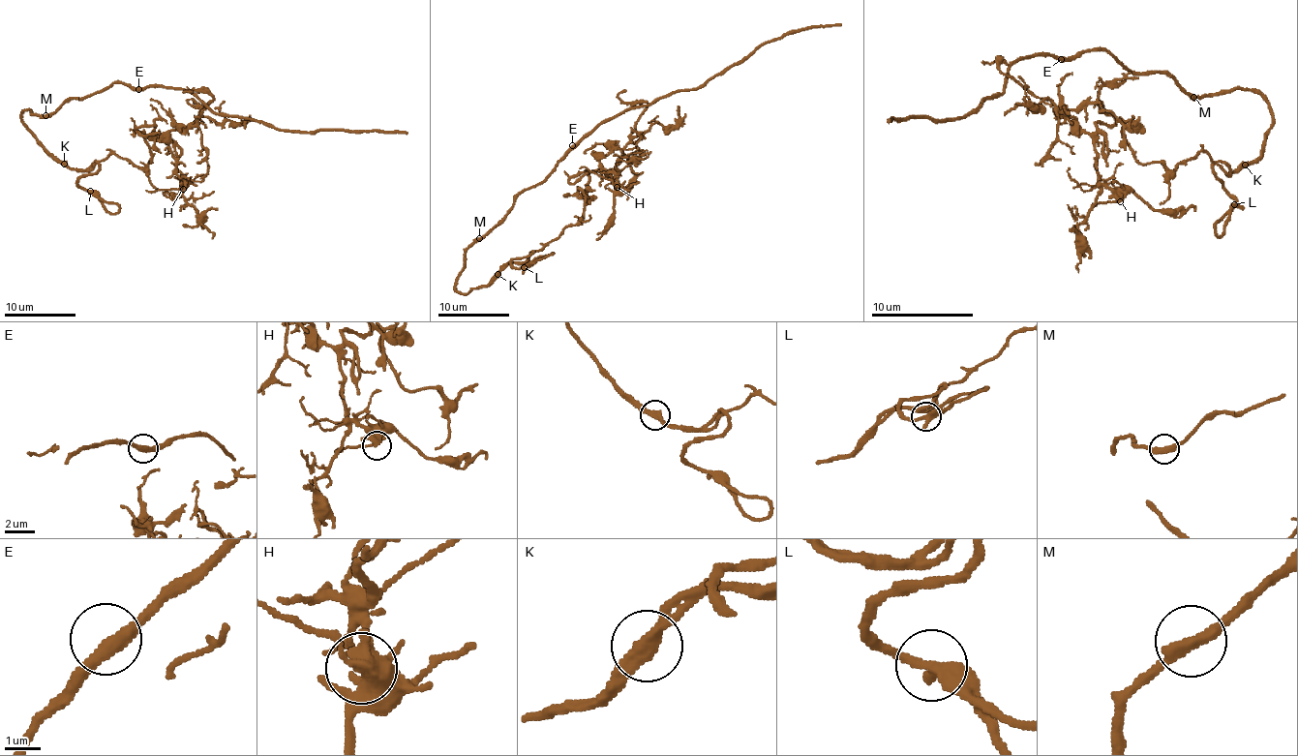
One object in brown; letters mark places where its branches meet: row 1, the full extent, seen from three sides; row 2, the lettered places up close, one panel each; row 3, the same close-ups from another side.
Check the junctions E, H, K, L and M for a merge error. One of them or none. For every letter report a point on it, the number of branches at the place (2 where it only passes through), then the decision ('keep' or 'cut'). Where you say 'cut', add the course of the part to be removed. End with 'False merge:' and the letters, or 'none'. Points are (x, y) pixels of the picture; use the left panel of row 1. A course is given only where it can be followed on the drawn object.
E: place (138, 89); branches 2; keep
H: place (183, 189); branches 2; keep
K: place (64, 164); branches 2; keep
L: place (90, 191); branches 2; keep
M: place (45, 115); branches 2; keep
False merge: none

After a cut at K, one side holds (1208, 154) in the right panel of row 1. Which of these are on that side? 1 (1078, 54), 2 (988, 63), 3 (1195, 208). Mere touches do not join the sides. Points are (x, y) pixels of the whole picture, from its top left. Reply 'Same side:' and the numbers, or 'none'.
Same side: 2, 3

